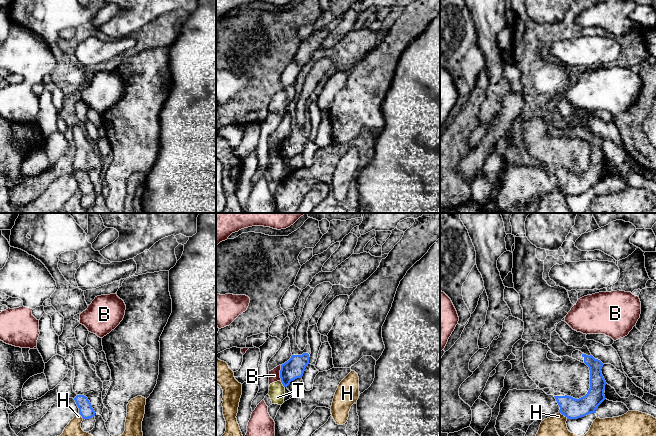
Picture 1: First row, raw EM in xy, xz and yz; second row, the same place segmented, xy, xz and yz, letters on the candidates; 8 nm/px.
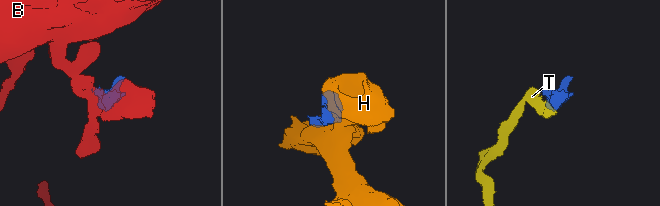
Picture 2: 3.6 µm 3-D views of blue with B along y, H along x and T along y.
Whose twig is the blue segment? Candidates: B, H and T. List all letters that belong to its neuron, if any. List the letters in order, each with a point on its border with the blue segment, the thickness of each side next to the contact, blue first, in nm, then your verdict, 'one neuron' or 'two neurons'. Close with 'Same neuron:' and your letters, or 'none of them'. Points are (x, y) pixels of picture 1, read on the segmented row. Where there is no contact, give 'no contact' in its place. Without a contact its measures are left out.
B: contact xz (280, 373); calibres 160 and 100 nm; two neurons
H: contact yz (563, 414); calibres 170 and 160 nm; two neurons
T: contact xz (282, 383); calibres 160 and 130 nm; two neurons
Same neuron: none of them

